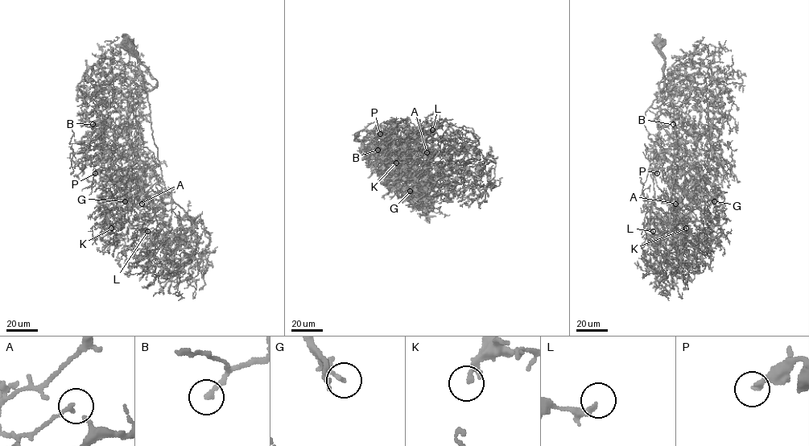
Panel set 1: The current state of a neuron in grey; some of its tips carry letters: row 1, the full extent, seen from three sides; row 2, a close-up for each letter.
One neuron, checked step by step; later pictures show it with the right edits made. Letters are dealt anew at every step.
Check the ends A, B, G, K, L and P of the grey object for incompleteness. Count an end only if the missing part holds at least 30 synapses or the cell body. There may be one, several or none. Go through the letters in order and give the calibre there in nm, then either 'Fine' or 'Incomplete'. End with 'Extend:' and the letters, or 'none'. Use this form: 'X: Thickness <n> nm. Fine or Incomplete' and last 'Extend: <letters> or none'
A: Thickness 160 nm. Fine
B: Thickness 220 nm. Incomplete
G: Thickness 200 nm. Fine
K: Thickness 180 nm. Fine
L: Thickness 320 nm. Fine
P: Thickness 220 nm. Incomplete
Extend: B, P

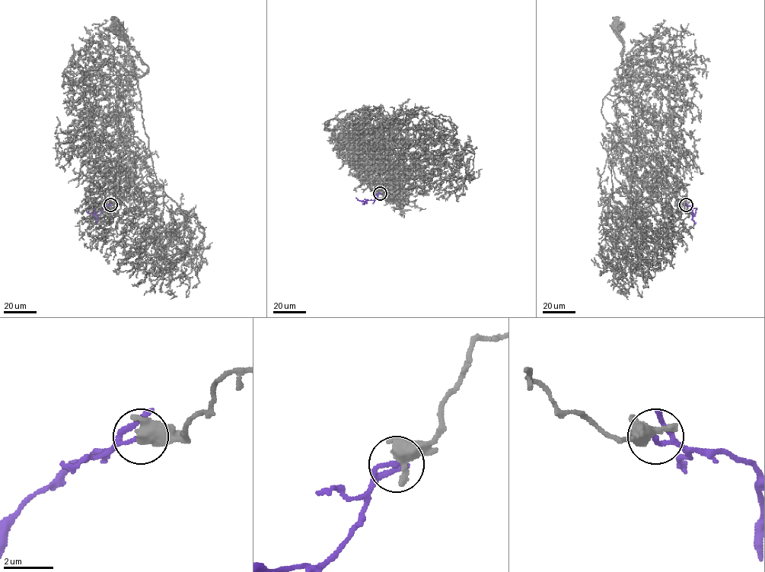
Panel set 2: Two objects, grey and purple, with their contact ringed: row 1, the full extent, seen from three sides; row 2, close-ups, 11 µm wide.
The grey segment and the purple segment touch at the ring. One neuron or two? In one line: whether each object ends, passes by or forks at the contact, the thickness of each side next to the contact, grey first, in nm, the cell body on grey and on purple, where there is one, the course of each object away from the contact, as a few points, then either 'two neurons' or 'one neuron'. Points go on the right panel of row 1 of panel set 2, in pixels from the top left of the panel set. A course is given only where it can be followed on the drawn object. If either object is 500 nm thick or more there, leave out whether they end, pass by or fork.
grey passes by; purple ends; calibres 480 and 150 nm; soma grey (616, 27); soma purple none; course grey (686, 204), (667, 187), (651, 185), (661, 157), (619, 95), (624, 76), (635, 70), (620, 76), (616, 27); course purple (686, 204), (693, 208), (693, 216), (690, 210); two neurons

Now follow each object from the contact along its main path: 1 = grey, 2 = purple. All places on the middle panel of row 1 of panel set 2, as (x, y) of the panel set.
1: (380, 193), (398, 185), (415, 158), (421, 168), (386, 127), (402, 143), (417, 130), (384, 124)
2: (380, 193), (374, 200), (362, 201), (355, 198)

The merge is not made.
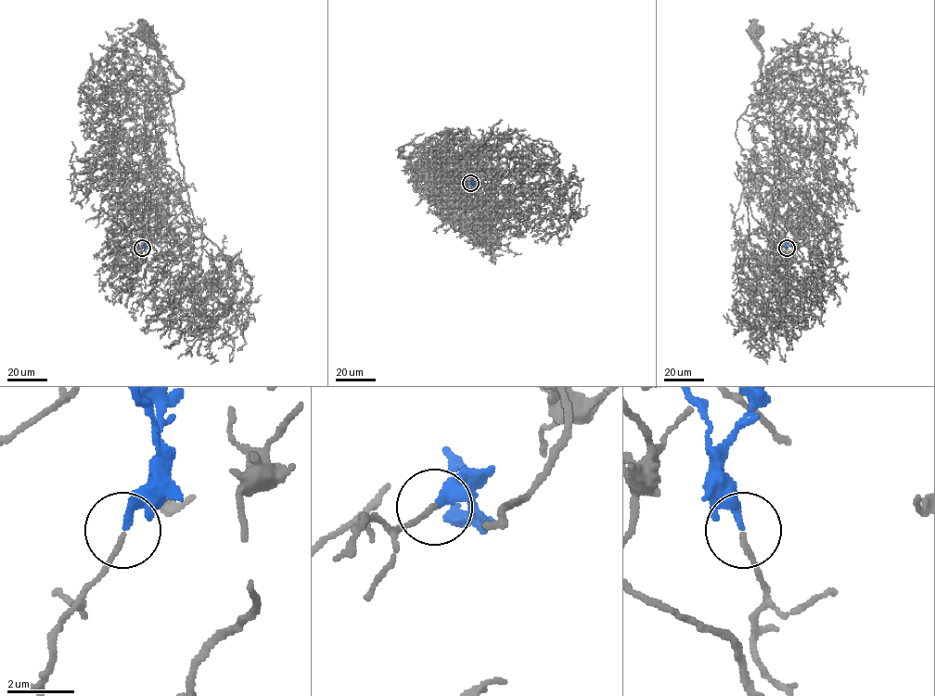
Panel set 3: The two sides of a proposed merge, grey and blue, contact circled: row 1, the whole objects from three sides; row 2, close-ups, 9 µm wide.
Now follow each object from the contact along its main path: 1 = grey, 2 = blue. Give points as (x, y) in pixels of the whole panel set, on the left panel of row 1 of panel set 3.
1: (142, 248), (138, 262), (160, 226), (146, 184), (148, 96), (158, 85), (176, 92), (183, 81), (143, 32)
2: (142, 248), (142, 237)

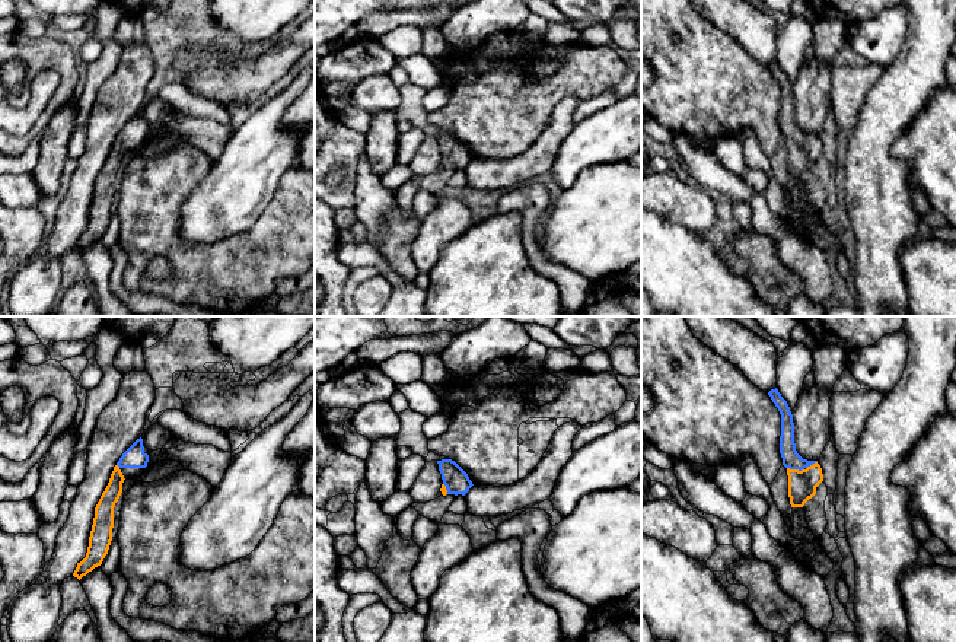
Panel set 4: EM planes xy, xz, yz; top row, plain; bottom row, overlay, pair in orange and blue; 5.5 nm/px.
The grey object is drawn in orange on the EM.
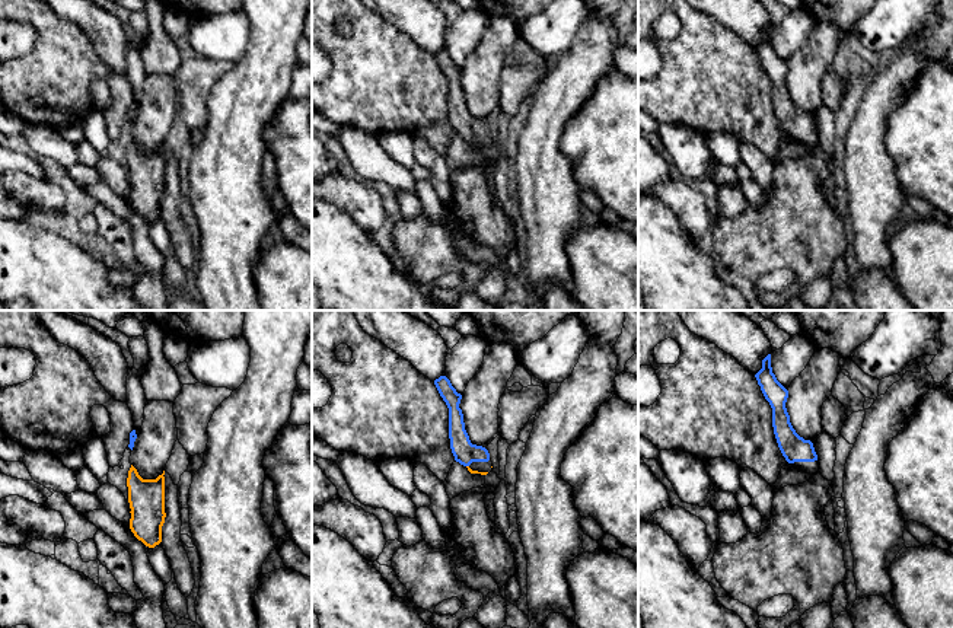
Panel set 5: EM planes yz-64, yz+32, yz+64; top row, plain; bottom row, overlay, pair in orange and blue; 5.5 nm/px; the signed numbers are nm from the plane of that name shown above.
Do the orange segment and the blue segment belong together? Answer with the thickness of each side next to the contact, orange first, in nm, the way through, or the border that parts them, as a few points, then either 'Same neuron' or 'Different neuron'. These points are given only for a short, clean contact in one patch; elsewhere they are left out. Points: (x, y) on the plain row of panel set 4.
Thickness 160 nm (orange) against 100 nm. Path across: yz (802, 158), (796, 143), (792, 133). Same neuron

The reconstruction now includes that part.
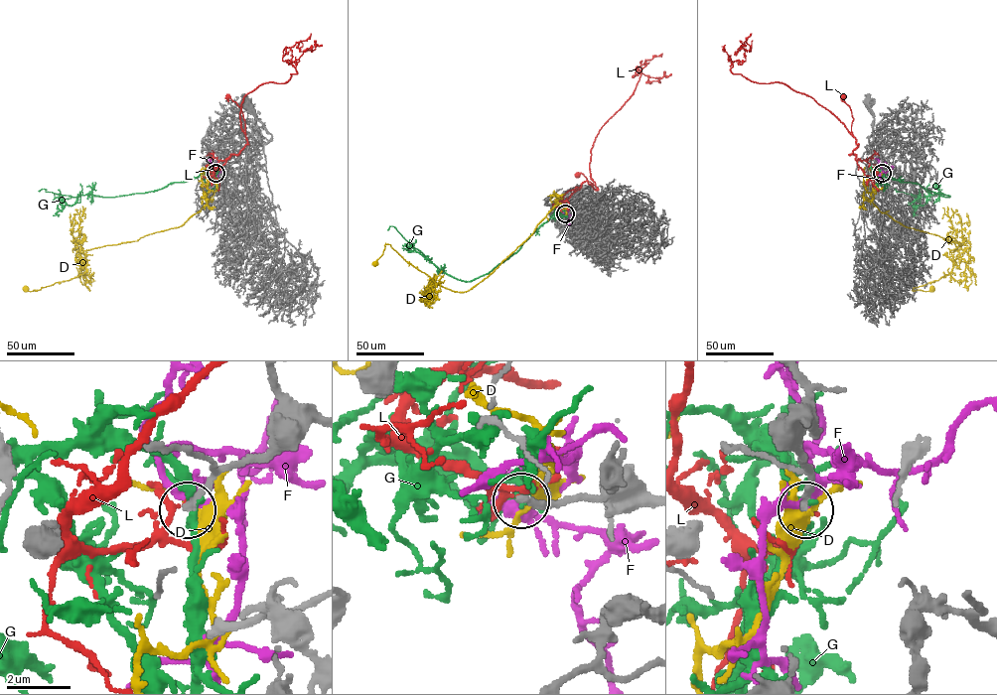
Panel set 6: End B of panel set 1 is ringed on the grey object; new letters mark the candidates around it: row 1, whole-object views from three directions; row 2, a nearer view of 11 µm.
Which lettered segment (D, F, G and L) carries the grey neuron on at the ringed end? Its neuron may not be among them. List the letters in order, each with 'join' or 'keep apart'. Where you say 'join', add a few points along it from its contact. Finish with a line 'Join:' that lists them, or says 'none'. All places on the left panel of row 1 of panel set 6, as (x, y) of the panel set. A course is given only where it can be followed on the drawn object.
D: keep apart
F: keep apart
G: keep apart
L: keep apart
Join: none

